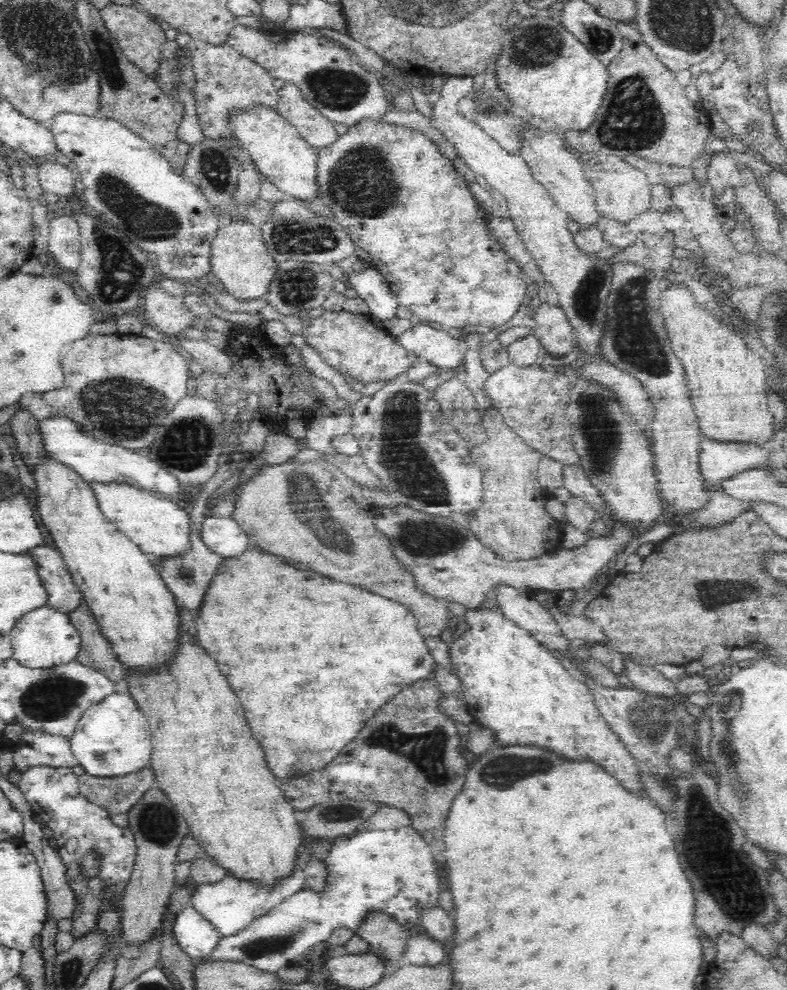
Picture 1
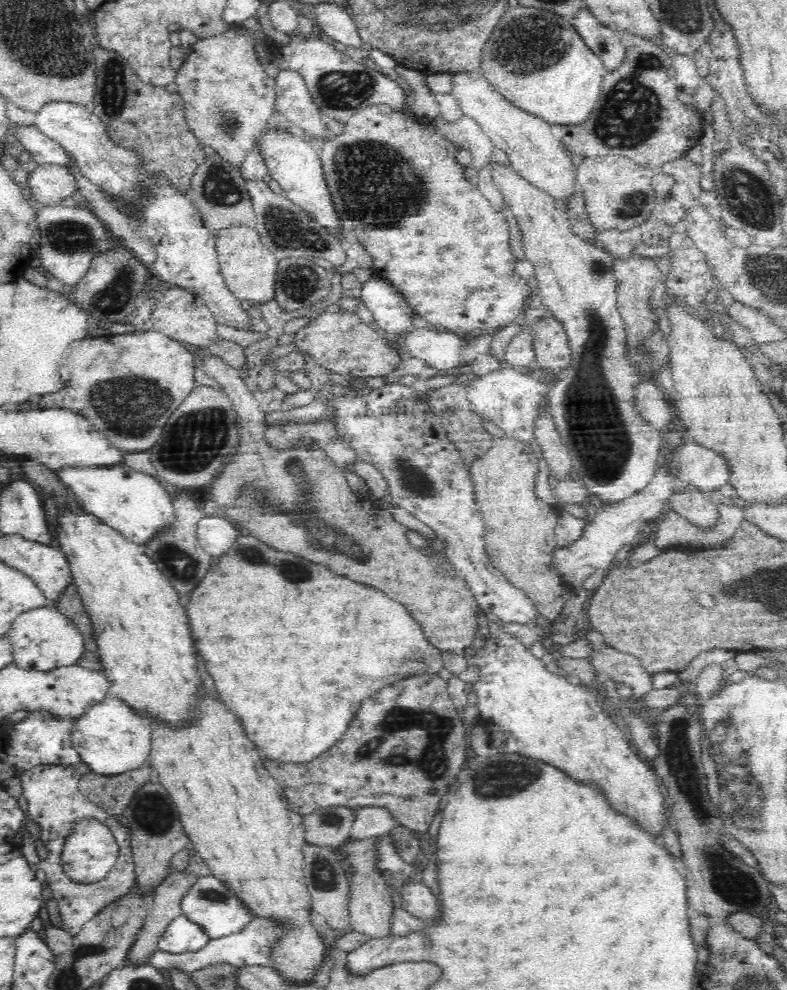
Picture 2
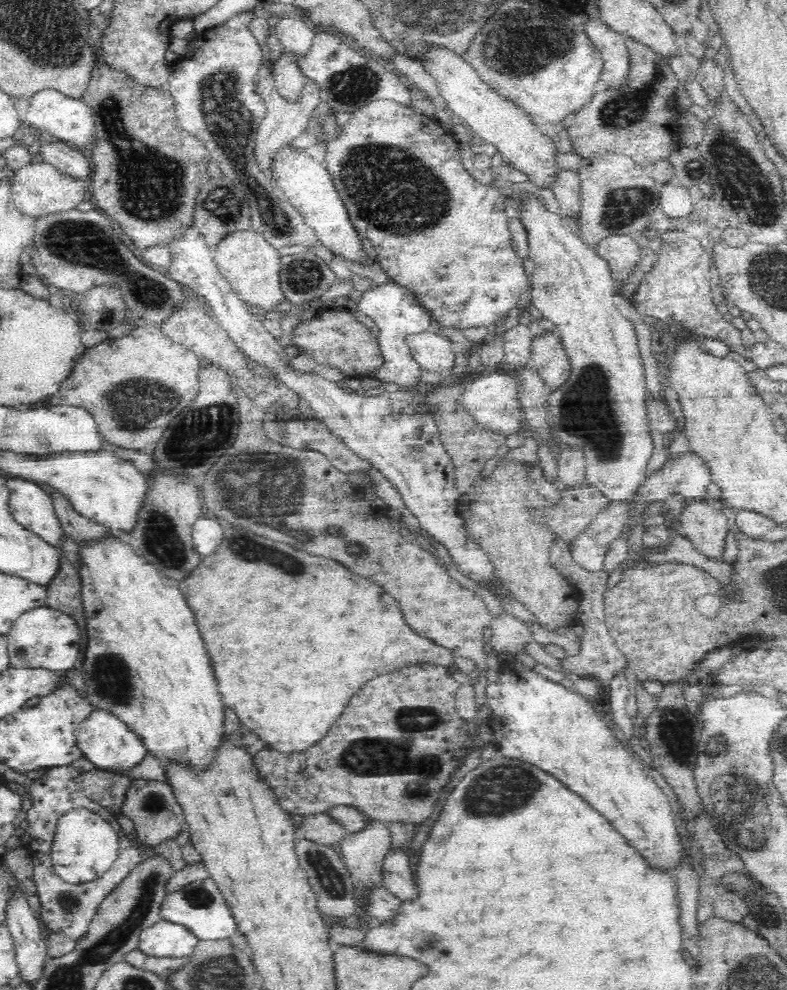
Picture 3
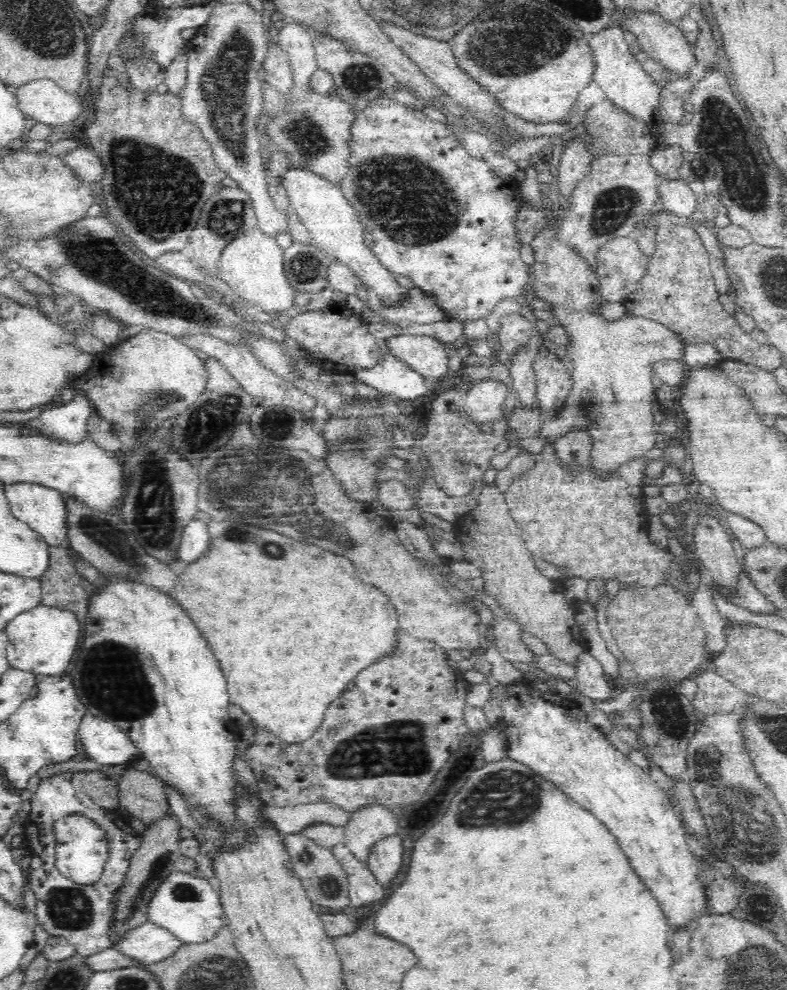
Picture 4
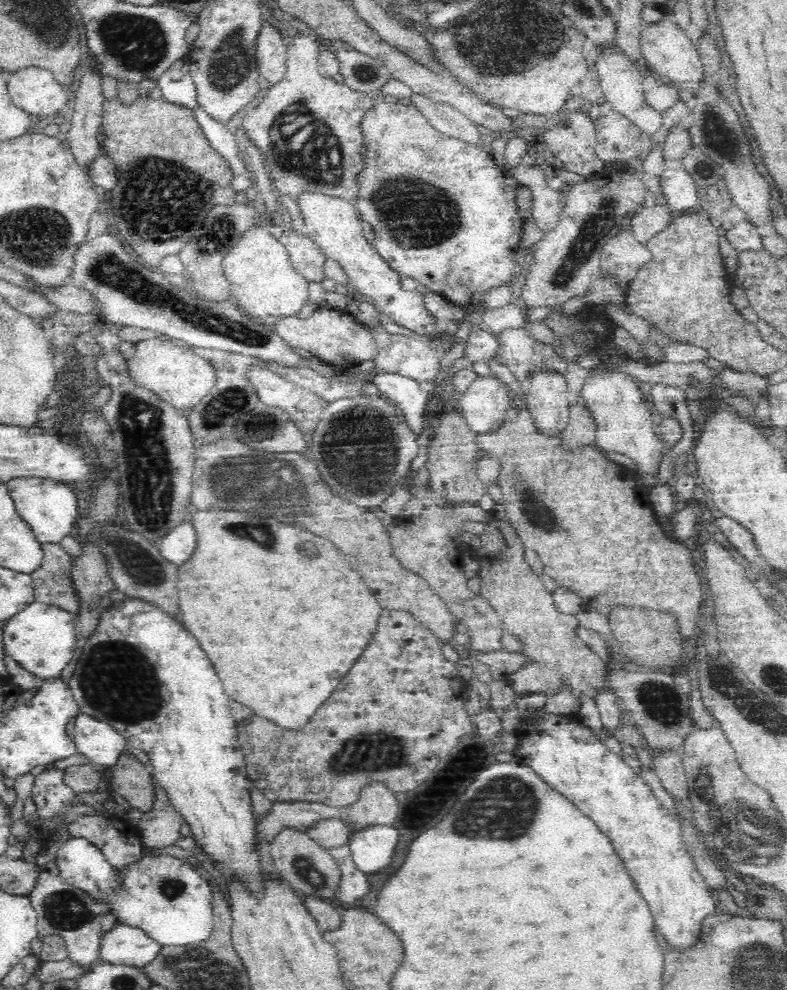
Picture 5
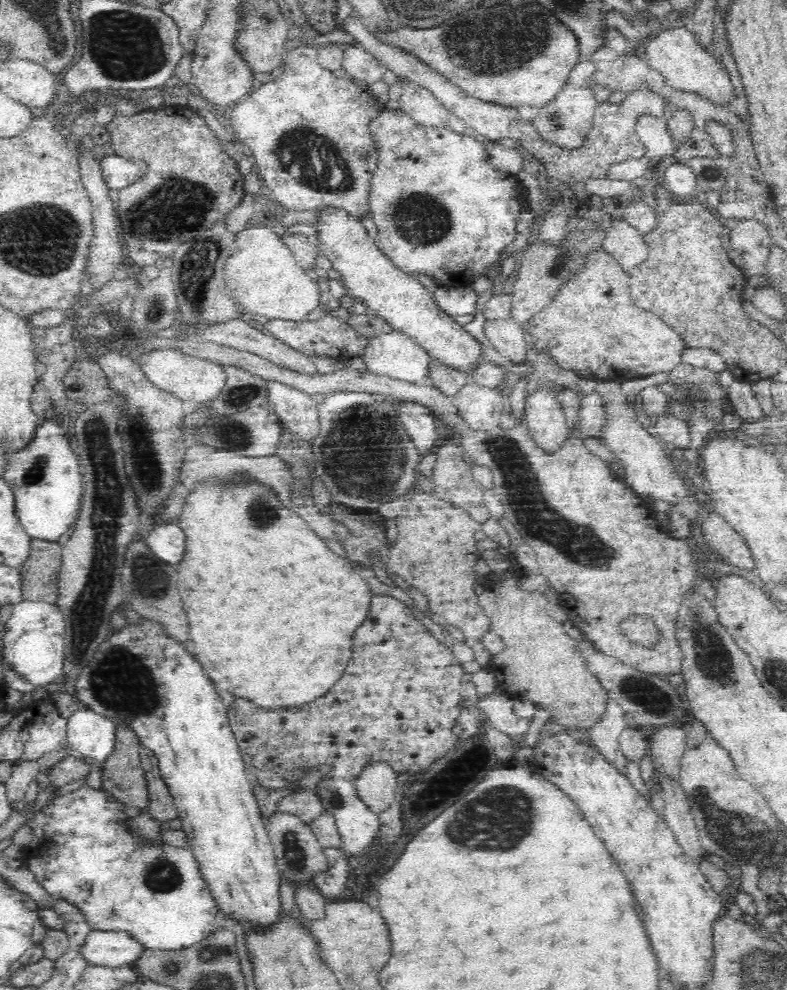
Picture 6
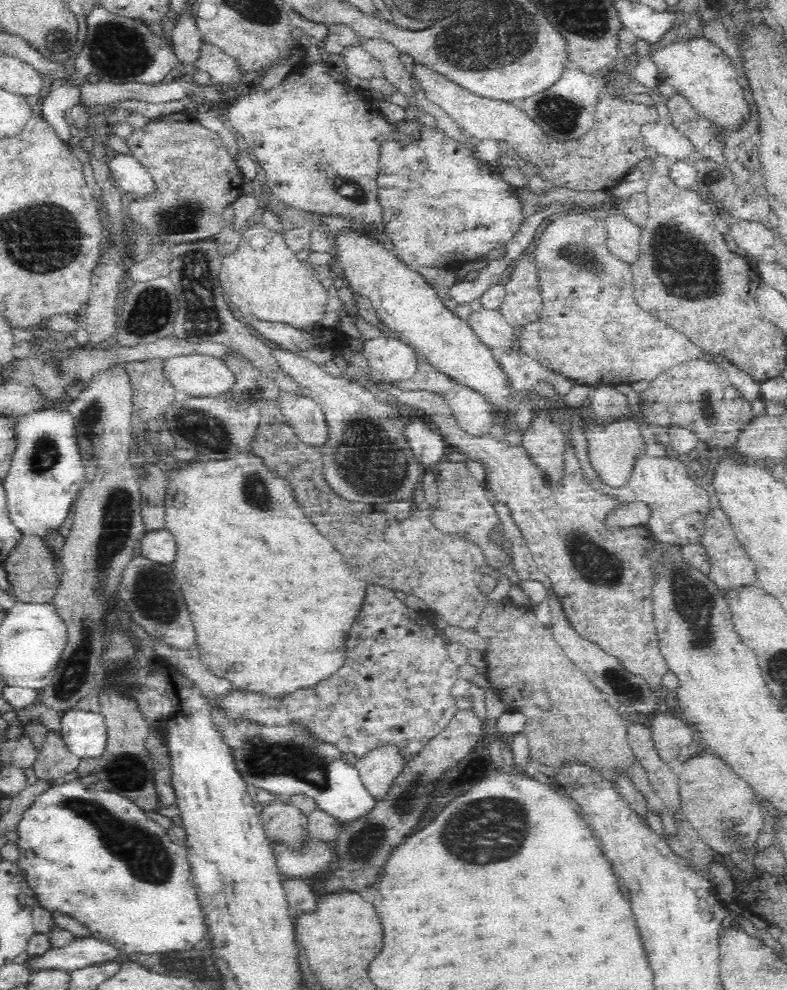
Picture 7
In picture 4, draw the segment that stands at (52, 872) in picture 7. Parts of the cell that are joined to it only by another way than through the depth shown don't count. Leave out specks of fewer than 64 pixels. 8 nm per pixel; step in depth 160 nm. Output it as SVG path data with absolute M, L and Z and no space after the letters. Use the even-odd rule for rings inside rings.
M72 814L55 822L54 833L56 833L57 870L78 884L92 886L100 881L108 859L105 855L107 844L102 831L91 820ZM178 870L178 872L172 871L151 894L146 907L146 920L166 929L182 944L190 944L212 940L224 922L224 916L219 893L209 882L202 877Z

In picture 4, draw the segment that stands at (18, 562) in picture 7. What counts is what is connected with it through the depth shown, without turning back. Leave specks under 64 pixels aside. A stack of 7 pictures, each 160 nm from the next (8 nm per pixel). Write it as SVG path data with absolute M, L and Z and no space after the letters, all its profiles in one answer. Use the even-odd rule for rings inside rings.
M49 546L49 563L42 576L41 603L59 609L76 612L83 627L91 595L82 588L83 578L78 575L74 563L64 546Z

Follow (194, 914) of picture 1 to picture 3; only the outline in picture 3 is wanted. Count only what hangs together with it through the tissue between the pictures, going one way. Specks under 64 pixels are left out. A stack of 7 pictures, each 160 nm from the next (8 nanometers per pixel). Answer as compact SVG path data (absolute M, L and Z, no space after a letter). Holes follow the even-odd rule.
M164 919L144 928L139 934L137 949L156 958L189 957L199 940L183 926Z

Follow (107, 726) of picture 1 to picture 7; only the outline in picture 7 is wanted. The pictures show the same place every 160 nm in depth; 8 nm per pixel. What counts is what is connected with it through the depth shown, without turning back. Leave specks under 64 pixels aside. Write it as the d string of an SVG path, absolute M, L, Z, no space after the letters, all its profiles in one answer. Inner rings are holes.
M82 706L68 711L61 718L61 734L68 749L80 759L98 760L105 752L107 733L102 714Z

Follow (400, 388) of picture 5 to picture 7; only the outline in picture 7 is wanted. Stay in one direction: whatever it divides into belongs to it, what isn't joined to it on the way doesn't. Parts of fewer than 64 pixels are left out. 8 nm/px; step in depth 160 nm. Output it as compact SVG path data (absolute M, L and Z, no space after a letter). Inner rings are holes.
M420 415L405 425L405 438L422 469L434 470L444 460L444 450L448 444L439 432L420 419Z

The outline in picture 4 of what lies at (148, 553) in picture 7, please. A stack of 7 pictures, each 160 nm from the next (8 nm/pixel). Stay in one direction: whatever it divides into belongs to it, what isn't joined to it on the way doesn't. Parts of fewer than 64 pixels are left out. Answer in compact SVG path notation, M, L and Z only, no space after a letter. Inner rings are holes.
M192 519L182 531L180 546L176 549L175 560L182 564L190 564L200 558L200 554L208 547L207 524L199 519Z

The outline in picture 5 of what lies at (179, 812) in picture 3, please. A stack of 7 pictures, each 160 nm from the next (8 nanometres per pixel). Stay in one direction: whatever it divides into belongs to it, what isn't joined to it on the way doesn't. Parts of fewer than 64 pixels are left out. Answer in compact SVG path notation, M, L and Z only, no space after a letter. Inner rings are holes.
M125 749L111 769L109 780L112 793L120 794L131 807L143 813L152 809L156 798L151 783L152 775L134 754Z

